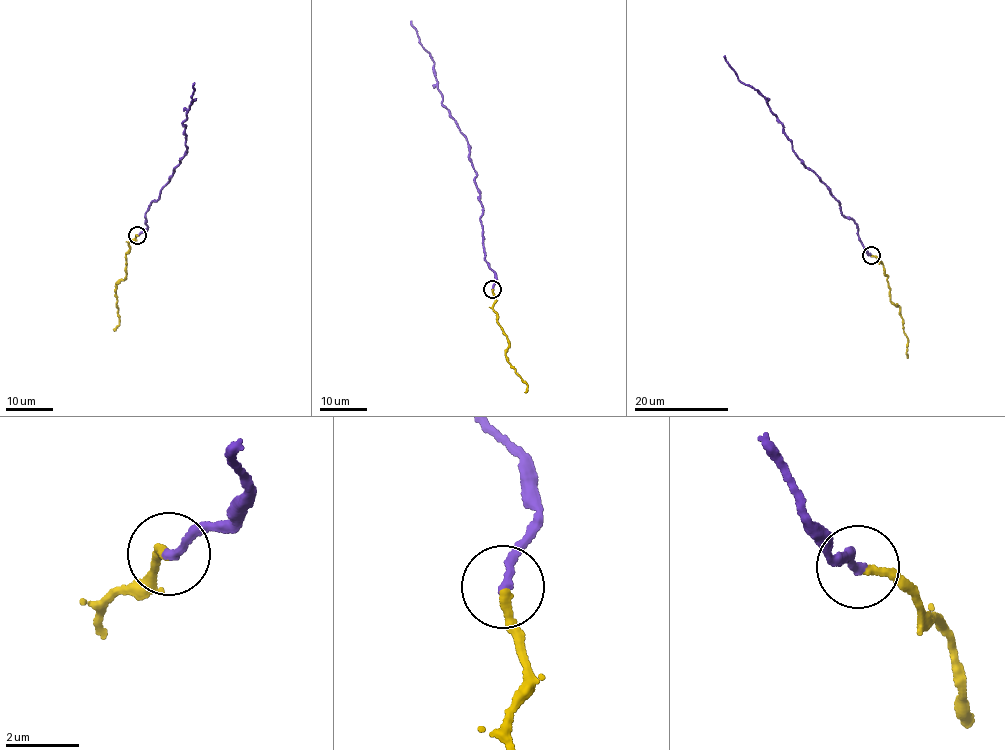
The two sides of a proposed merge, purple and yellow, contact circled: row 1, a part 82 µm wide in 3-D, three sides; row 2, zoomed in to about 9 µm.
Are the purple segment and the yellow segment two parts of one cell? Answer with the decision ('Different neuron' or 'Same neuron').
Same neuron

